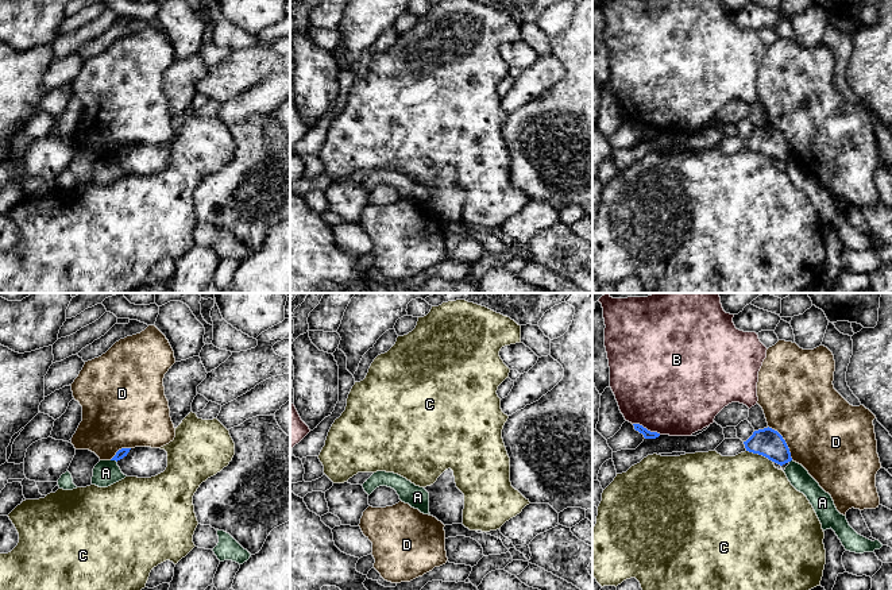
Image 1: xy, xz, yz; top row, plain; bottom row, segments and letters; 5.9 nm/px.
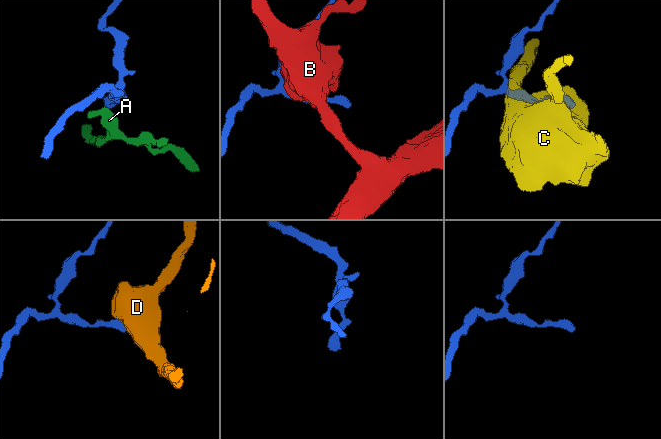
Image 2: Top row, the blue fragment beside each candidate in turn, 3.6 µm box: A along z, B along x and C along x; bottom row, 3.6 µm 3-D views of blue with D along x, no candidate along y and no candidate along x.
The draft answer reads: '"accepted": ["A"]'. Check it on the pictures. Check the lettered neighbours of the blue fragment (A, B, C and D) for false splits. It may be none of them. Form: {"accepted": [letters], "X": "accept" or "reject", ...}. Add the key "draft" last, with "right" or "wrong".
{"accepted": [], "A": "reject", "B": "reject", "C": "reject", "D": "reject", "draft": "wrong"}

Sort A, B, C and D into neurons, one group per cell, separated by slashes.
A / B / C / D

